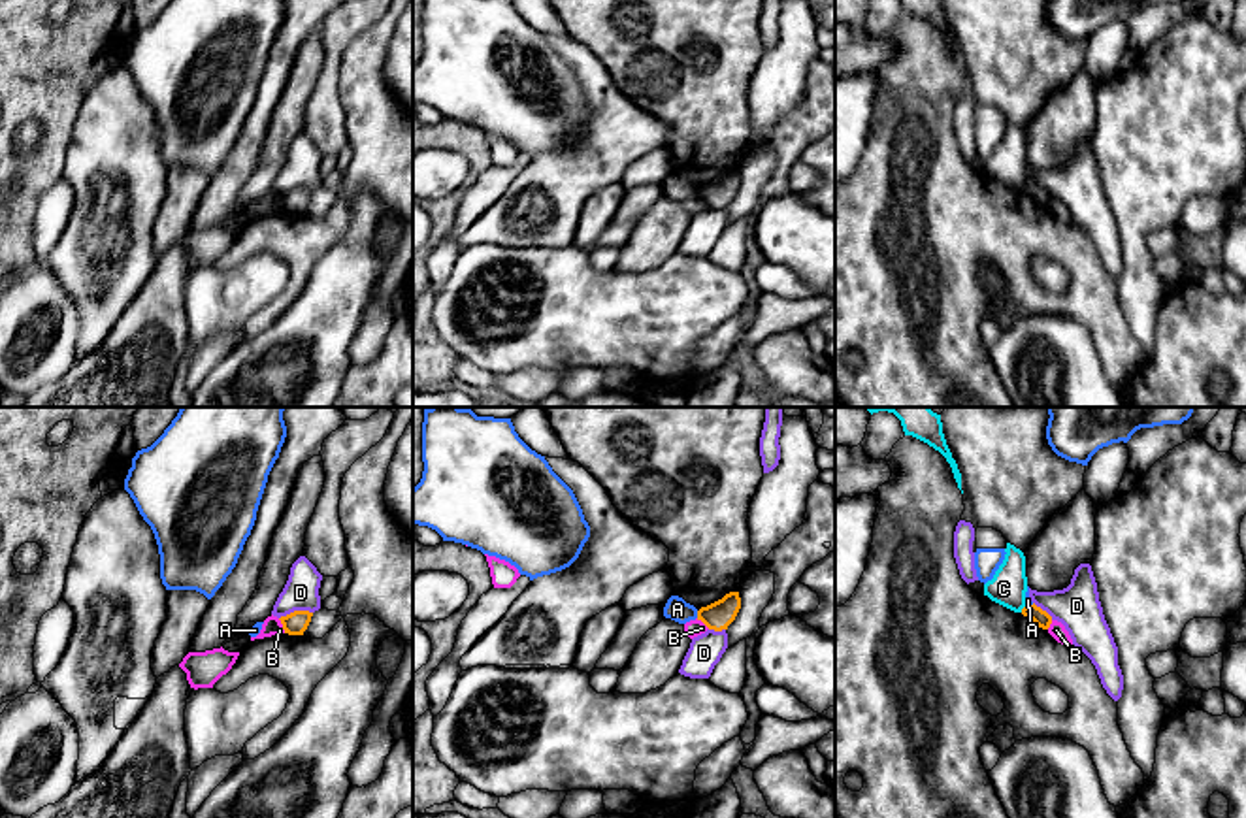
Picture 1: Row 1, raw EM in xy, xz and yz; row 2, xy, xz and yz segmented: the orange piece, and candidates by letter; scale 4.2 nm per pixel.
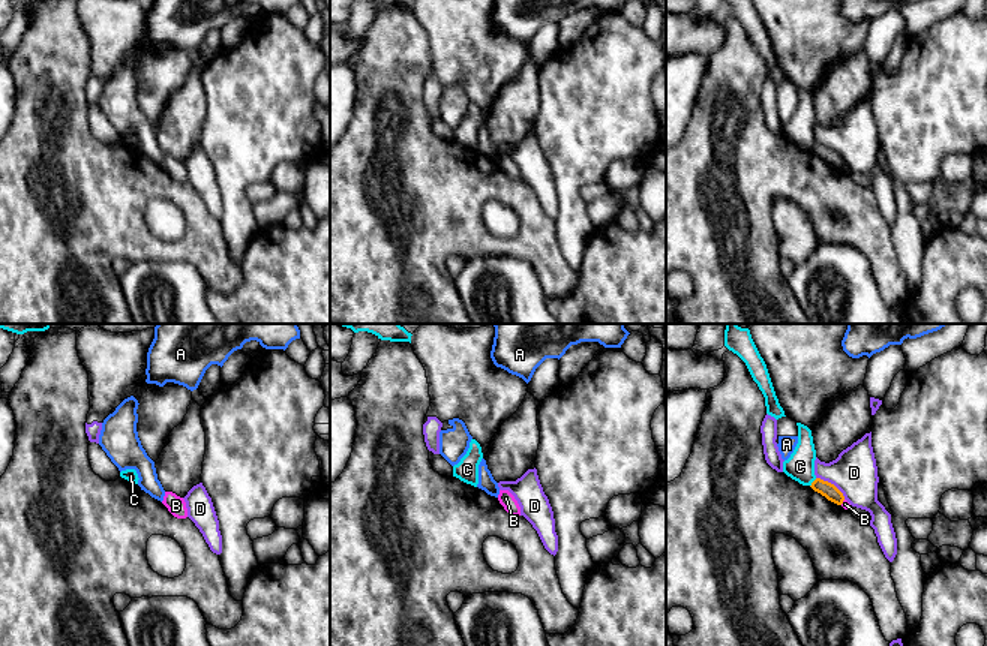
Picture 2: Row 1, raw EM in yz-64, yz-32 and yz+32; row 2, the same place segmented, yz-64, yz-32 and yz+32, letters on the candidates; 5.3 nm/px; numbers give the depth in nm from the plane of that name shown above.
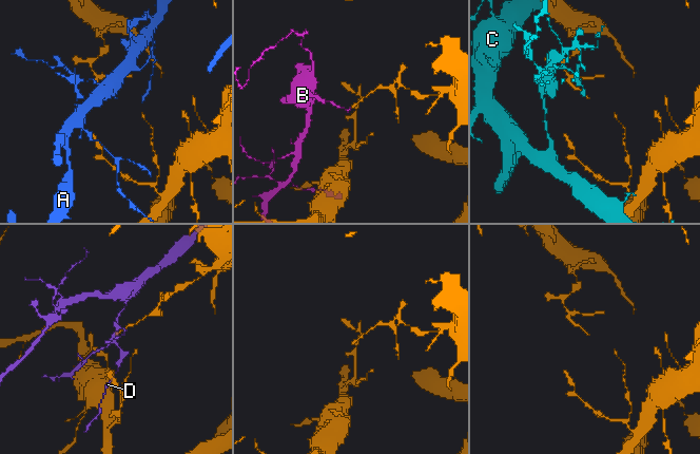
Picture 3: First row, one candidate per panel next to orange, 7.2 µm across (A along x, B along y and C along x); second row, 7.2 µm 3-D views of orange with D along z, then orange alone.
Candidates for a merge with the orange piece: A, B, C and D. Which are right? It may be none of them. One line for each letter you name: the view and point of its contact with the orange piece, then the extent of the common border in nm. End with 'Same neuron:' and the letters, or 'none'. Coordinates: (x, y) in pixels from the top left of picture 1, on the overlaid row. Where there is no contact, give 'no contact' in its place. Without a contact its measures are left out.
Same neuron: none

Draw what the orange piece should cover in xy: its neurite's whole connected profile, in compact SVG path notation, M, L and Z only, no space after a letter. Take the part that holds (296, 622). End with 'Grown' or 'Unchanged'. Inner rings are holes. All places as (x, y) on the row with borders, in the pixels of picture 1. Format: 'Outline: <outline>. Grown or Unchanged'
Outline: M294 611L287 616L281 616L281 624L285 633L288 635L303 635L303 631L307 630L309 622L311 622L313 613L309 611Z. Unchanged

